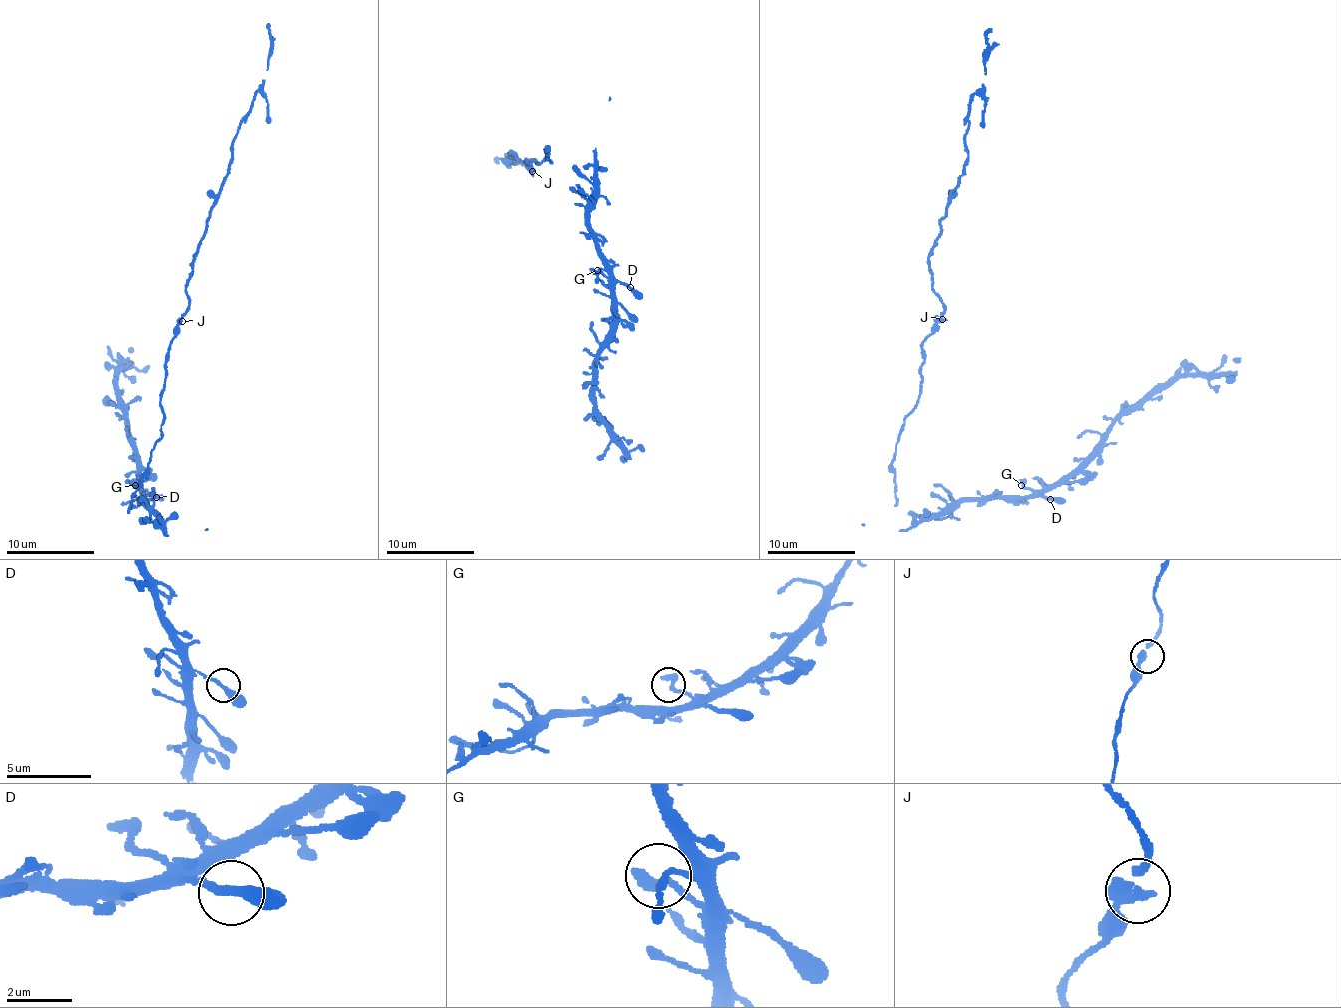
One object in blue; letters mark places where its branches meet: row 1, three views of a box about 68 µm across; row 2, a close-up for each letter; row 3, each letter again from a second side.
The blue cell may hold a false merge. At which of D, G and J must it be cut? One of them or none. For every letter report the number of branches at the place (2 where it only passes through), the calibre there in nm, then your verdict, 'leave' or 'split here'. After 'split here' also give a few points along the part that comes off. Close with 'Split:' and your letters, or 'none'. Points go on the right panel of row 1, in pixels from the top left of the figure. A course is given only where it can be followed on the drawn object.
D: 2 branches meet; 280 nm thick; leave
G: 2 branches meet; 280 nm thick; leave
J: 2 branches meet; 280 nm thick; leave
Split: none

